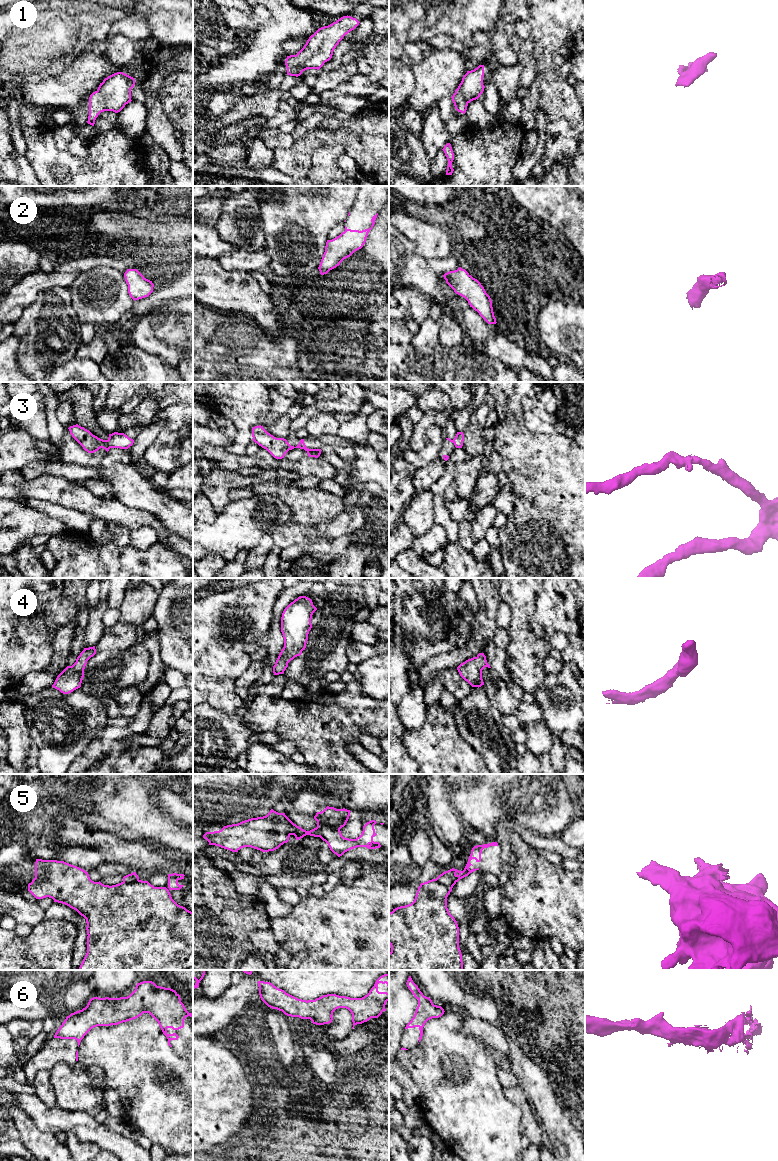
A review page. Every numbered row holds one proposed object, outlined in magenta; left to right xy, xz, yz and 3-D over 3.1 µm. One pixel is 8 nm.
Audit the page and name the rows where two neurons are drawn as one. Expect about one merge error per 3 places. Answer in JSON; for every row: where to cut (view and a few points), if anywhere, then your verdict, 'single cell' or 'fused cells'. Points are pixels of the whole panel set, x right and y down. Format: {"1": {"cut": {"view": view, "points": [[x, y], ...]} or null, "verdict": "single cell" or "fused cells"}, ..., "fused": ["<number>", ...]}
{"1": {"cut": null, "verdict": "single cell"}, "2": {"cut": null, "verdict": "single cell"}, "3": {"cut": null, "verdict": "single cell"}, "4": {"cut": null, "verdict": "single cell"}, "5": {"cut": {"view": "xz", "points": [[339, 829], [322, 826], [318, 836]]}, "verdict": "fused cells"}, "6": {"cut": null, "verdict": "single cell"}, "fused": ["5"]}

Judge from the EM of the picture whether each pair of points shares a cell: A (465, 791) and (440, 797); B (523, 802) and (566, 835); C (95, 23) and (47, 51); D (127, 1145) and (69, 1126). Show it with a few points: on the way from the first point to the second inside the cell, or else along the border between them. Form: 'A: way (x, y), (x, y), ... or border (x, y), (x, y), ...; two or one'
A: border (448, 795), (451, 801); two
B: border (574, 817), (561, 833); two
C: way (83, 23), (74, 24), (59, 39); one
D: way (113, 1142), (83, 1126); one

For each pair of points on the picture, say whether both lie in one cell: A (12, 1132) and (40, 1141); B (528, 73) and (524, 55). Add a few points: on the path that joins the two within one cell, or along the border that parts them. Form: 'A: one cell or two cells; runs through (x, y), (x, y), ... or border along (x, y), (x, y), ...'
A: two cells; border along (10, 1118), (18, 1132), (19, 1138)
B: one cell; runs through (528, 69), (526, 59)

